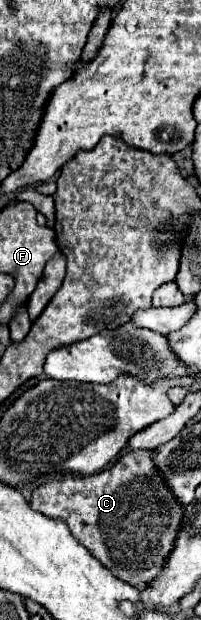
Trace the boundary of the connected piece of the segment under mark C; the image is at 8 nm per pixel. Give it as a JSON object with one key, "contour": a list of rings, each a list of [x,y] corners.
{"contour":[[[131,451],[99,473],[67,473],[55,477],[39,485],[29,501],[33,511],[63,519],[73,537],[87,547],[103,567],[139,591],[147,587],[163,569],[163,563],[167,563],[183,519],[183,505],[171,495],[167,483],[163,483],[163,477],[155,471],[153,453],[155,451]]]}

